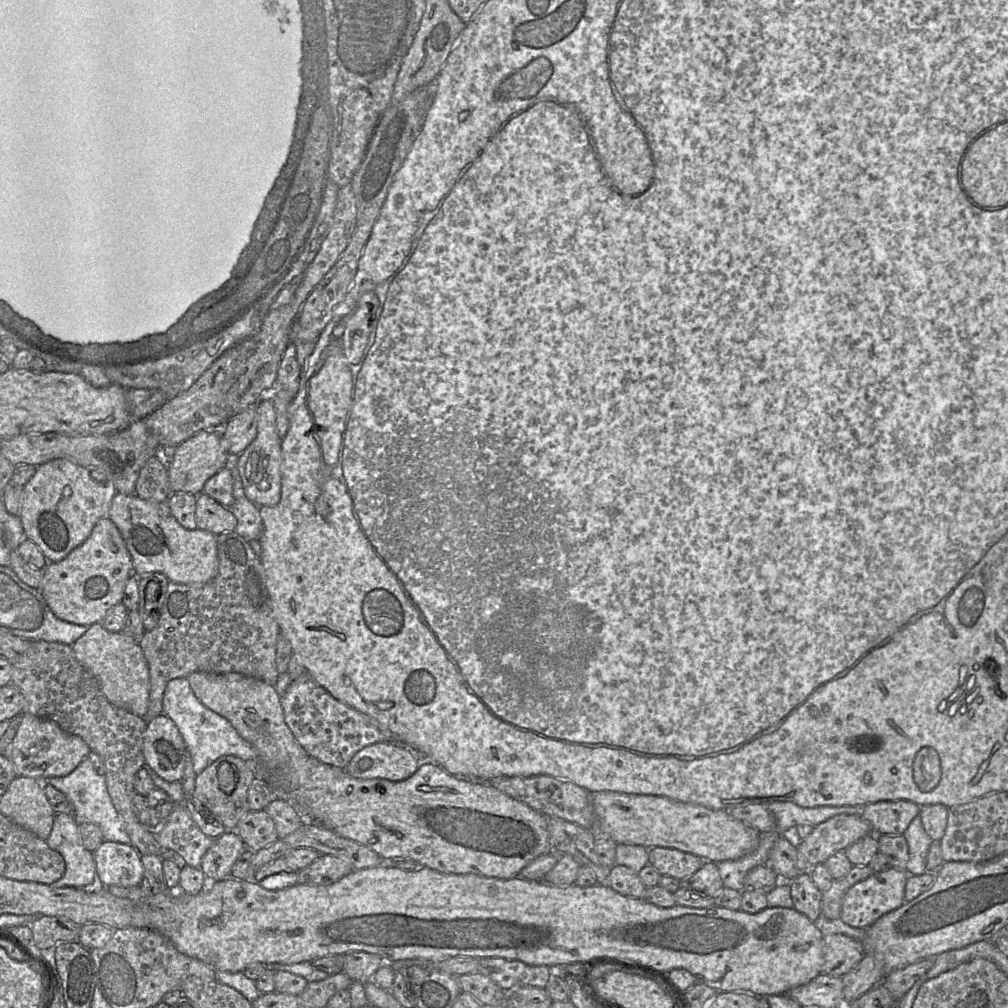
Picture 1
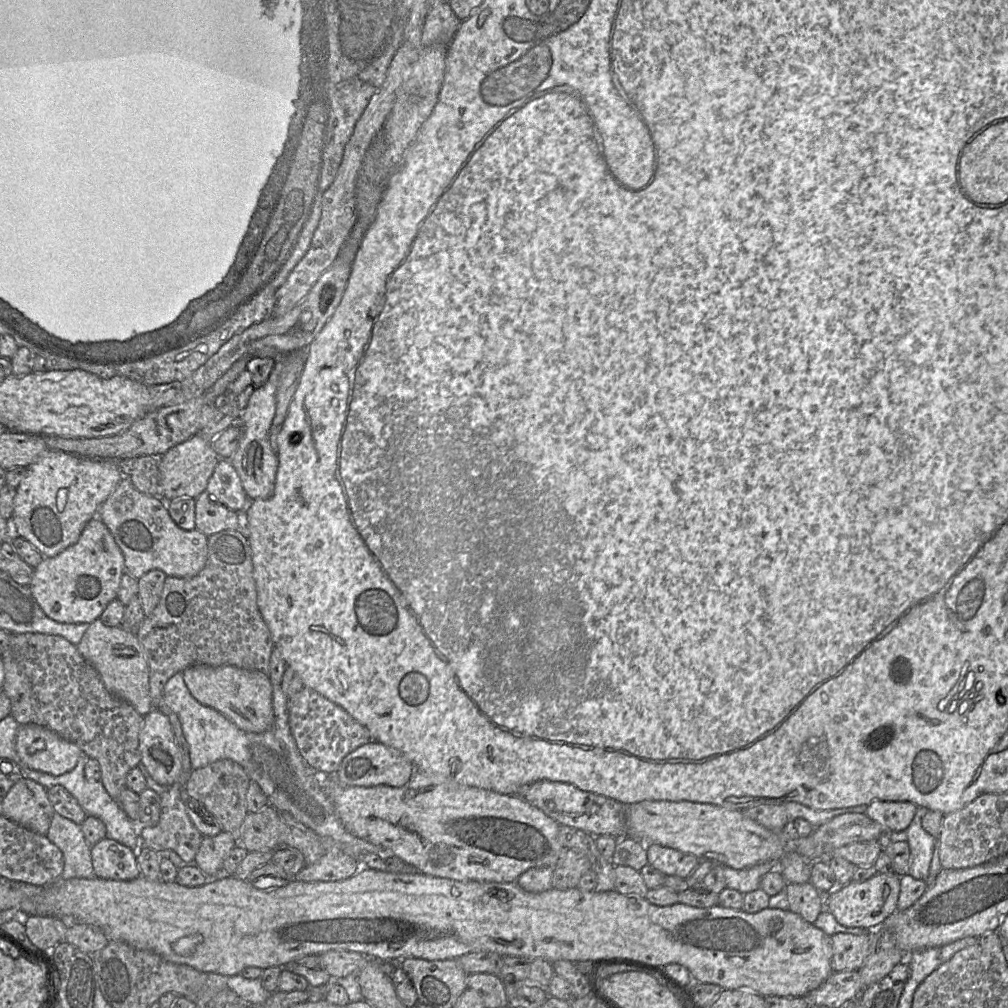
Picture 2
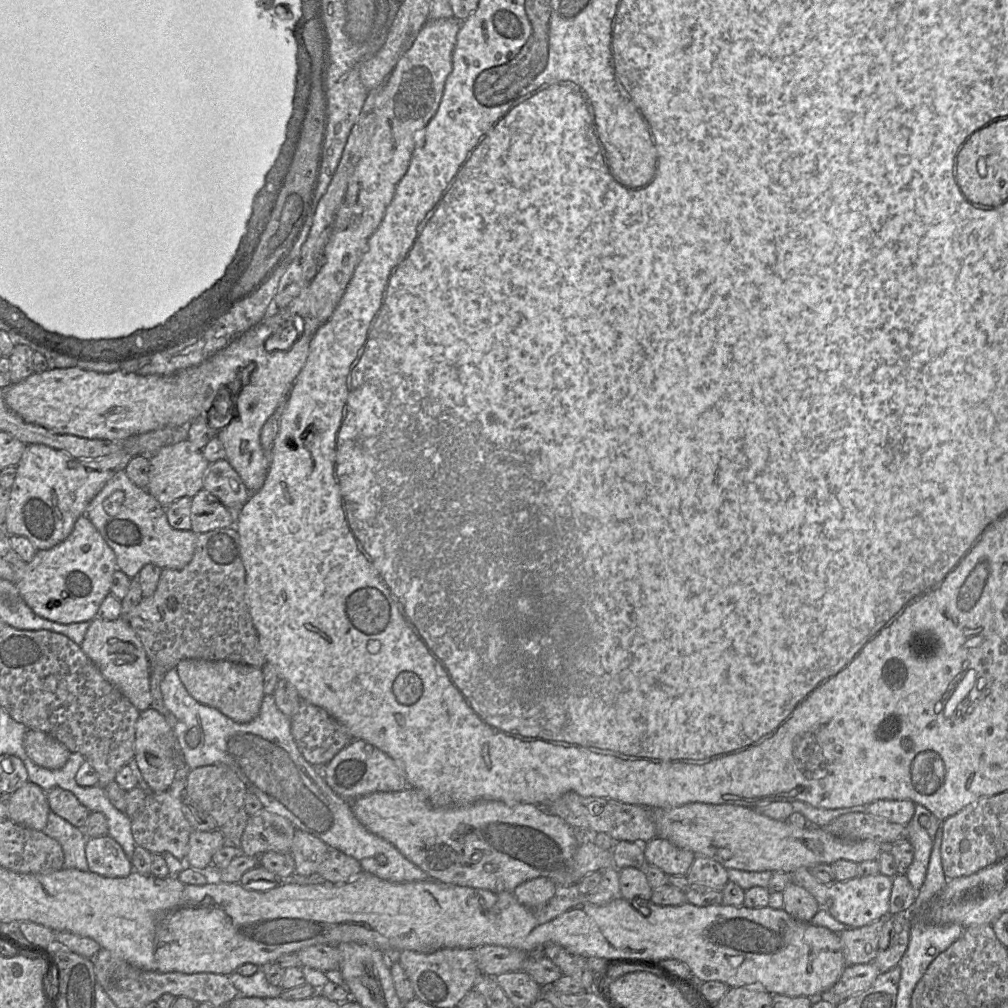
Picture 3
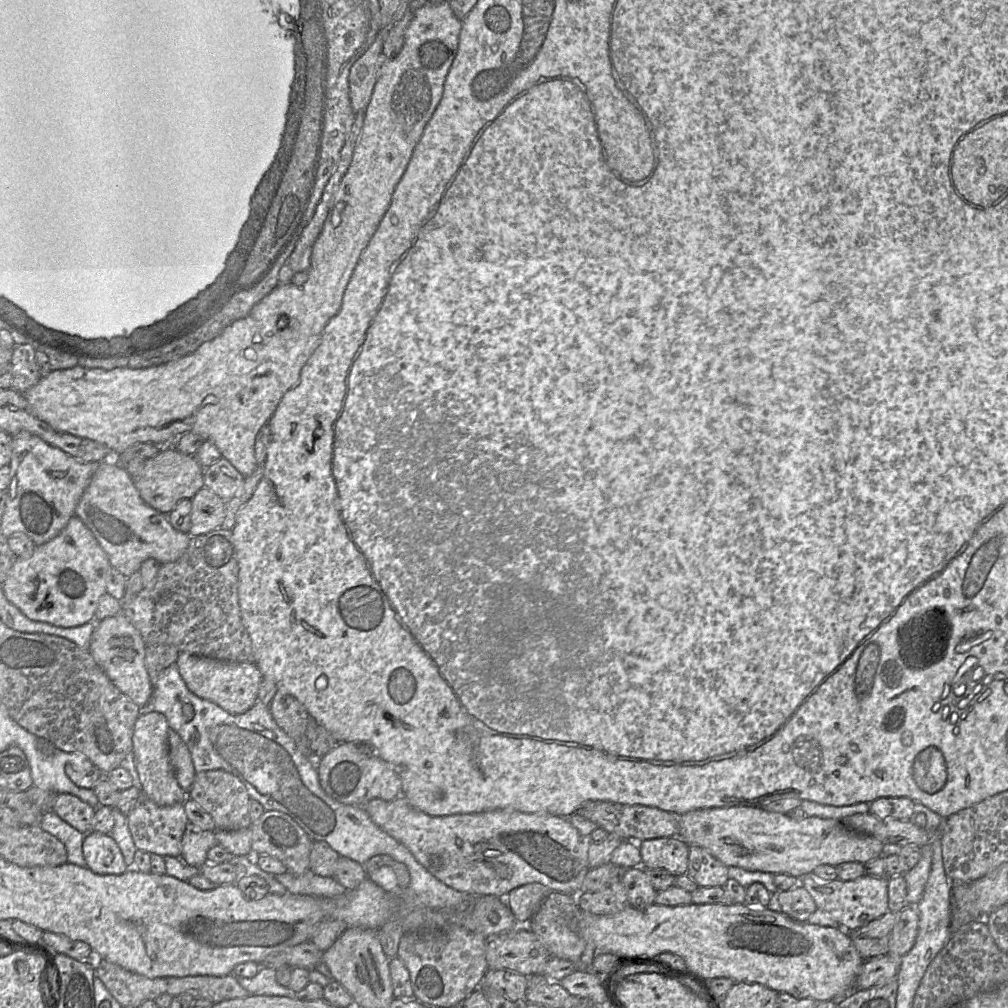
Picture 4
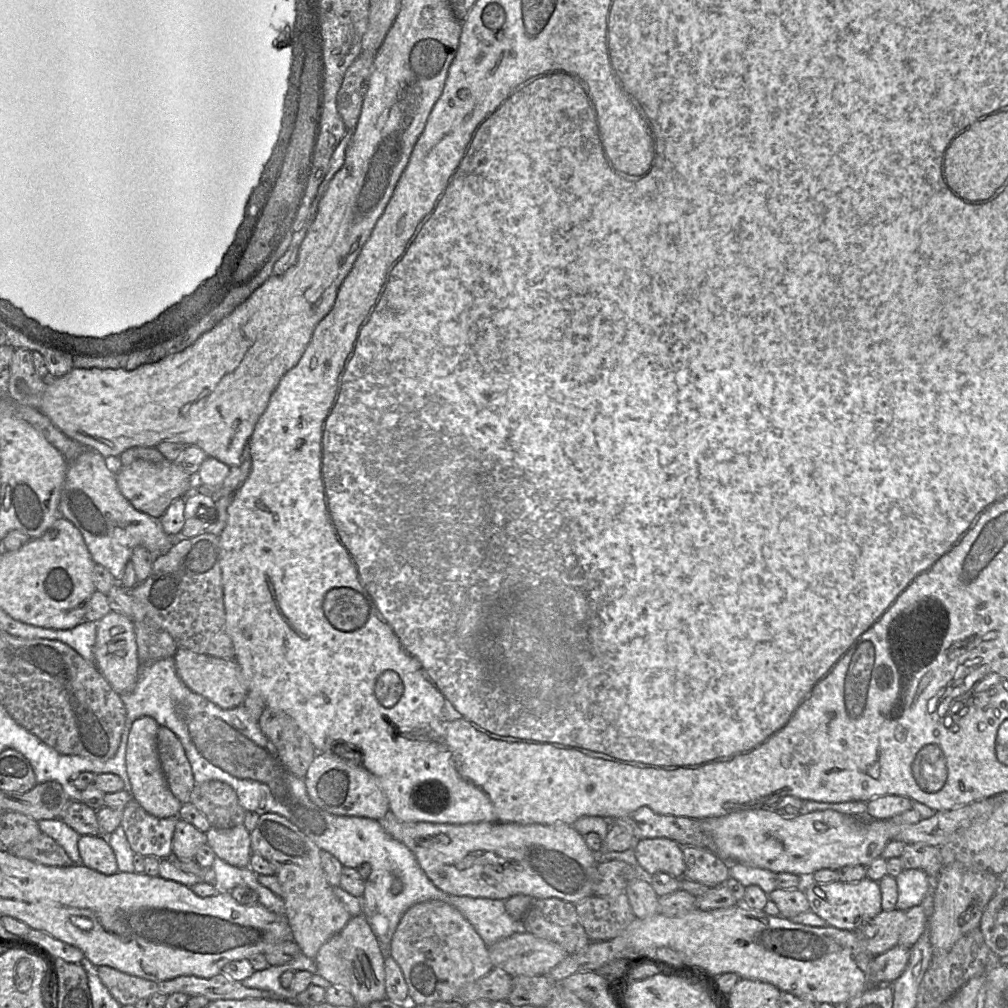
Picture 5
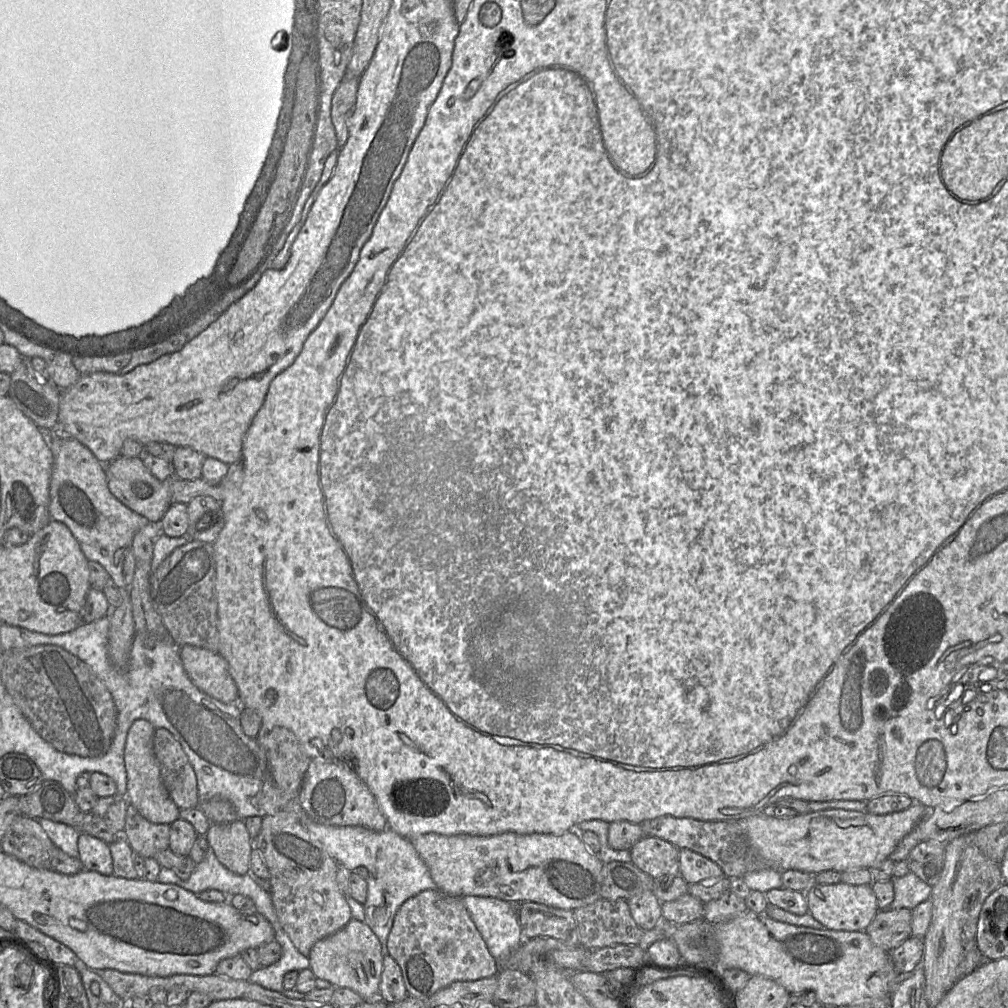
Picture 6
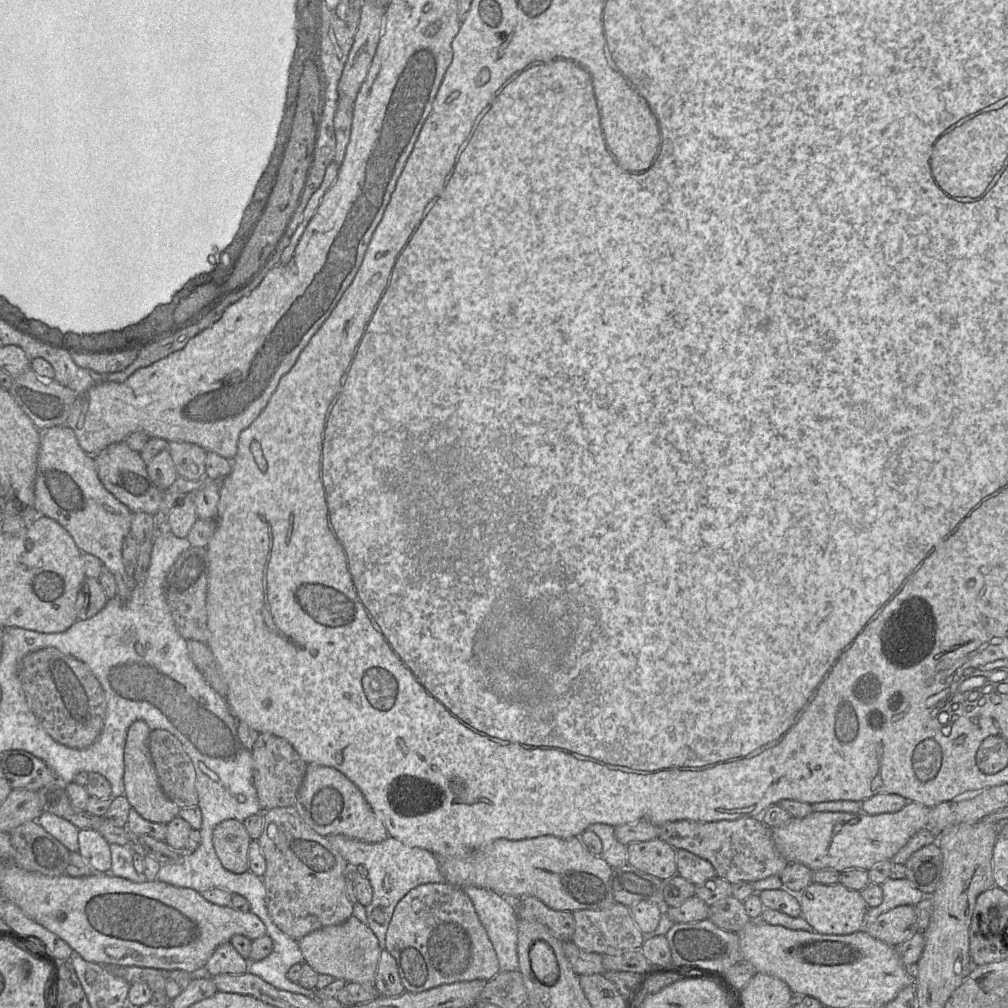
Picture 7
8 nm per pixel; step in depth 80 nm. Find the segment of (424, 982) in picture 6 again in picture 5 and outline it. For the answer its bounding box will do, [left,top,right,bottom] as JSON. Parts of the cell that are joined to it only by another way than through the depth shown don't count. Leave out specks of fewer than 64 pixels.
[391,900,494,1005]

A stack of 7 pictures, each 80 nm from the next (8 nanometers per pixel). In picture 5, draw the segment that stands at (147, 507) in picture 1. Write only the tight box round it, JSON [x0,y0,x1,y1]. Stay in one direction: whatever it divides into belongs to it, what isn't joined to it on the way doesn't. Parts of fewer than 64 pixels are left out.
[59,449,173,582]

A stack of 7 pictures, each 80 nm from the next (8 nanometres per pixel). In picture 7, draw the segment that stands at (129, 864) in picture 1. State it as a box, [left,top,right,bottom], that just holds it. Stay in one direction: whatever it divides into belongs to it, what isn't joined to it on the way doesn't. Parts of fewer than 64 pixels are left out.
[78,830,110,874]

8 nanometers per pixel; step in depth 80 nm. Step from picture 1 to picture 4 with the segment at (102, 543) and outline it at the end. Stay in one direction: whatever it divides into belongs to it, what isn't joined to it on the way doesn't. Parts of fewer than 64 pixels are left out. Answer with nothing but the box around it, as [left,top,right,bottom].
[1,516,110,627]

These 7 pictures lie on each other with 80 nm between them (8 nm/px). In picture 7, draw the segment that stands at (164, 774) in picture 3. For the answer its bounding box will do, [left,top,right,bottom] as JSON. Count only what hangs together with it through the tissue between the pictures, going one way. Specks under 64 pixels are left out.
[124,720,180,824]

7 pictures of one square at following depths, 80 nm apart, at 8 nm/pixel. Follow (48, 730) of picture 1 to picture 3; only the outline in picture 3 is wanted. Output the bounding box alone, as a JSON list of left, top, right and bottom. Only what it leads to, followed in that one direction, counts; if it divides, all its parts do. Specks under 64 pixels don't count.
[23,729,71,770]

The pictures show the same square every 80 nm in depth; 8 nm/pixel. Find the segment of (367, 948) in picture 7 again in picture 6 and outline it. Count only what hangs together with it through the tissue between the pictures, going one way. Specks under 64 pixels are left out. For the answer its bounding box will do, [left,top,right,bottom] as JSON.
[308,918,383,1000]

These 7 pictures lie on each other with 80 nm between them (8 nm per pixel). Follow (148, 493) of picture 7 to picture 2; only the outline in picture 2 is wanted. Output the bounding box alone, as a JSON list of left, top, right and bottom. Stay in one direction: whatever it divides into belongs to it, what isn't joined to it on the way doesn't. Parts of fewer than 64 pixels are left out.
[159,434,220,501]

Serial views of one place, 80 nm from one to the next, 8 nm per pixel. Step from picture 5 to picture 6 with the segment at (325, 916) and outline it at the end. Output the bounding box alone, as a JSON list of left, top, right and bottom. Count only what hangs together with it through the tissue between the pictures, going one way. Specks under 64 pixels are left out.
[253,810,352,958]

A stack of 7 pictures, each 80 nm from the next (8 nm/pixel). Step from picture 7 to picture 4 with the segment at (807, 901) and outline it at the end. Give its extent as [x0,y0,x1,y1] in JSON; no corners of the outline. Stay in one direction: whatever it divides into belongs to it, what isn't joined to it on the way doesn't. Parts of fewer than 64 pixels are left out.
[799,874,889,931]

